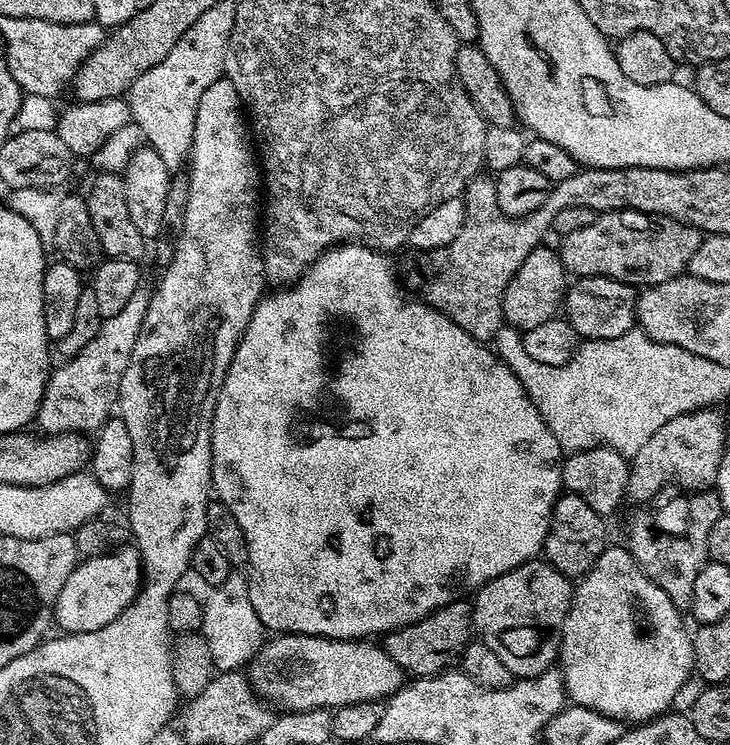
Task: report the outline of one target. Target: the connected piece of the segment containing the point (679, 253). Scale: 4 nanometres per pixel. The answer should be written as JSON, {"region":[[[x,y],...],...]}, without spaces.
{"region":[[[627,208],[621,212],[599,213],[590,226],[563,233],[564,241],[558,244],[558,251],[565,273],[573,277],[601,276],[633,286],[651,286],[685,275],[701,239],[702,234],[694,226]]]}

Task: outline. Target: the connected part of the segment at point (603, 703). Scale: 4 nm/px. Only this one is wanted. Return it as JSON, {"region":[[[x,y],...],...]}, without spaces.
{"region":[[[605,547],[604,553],[598,558],[598,562],[594,562],[591,570],[586,575],[579,577],[578,583],[575,585],[572,594],[572,605],[568,611],[564,631],[560,637],[558,668],[564,678],[564,691],[567,699],[572,704],[581,704],[590,710],[598,710],[602,714],[621,722],[647,722],[655,720],[657,716],[665,715],[675,705],[672,703],[675,702],[676,695],[683,690],[684,683],[688,680],[688,675],[691,677],[694,672],[692,636],[690,632],[684,629],[684,620],[680,616],[683,616],[681,609],[676,608],[674,602],[670,602],[670,598],[666,598],[666,594],[663,593],[662,589],[654,586],[654,582],[650,582],[650,578],[646,578],[646,574],[640,569],[638,562],[633,558],[627,547]]]}

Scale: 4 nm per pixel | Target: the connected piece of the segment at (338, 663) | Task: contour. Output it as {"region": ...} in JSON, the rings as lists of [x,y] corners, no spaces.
{"region":[[[301,632],[273,635],[252,657],[246,668],[246,677],[259,697],[268,702],[277,700],[281,709],[290,712],[305,712],[315,708],[335,710],[354,702],[383,701],[406,683],[406,673],[400,663],[371,639],[332,640],[328,636],[307,636]]]}

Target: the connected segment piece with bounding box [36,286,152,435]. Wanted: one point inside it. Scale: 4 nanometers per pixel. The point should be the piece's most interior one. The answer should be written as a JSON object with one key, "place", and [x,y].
{"place":[79,397]}

